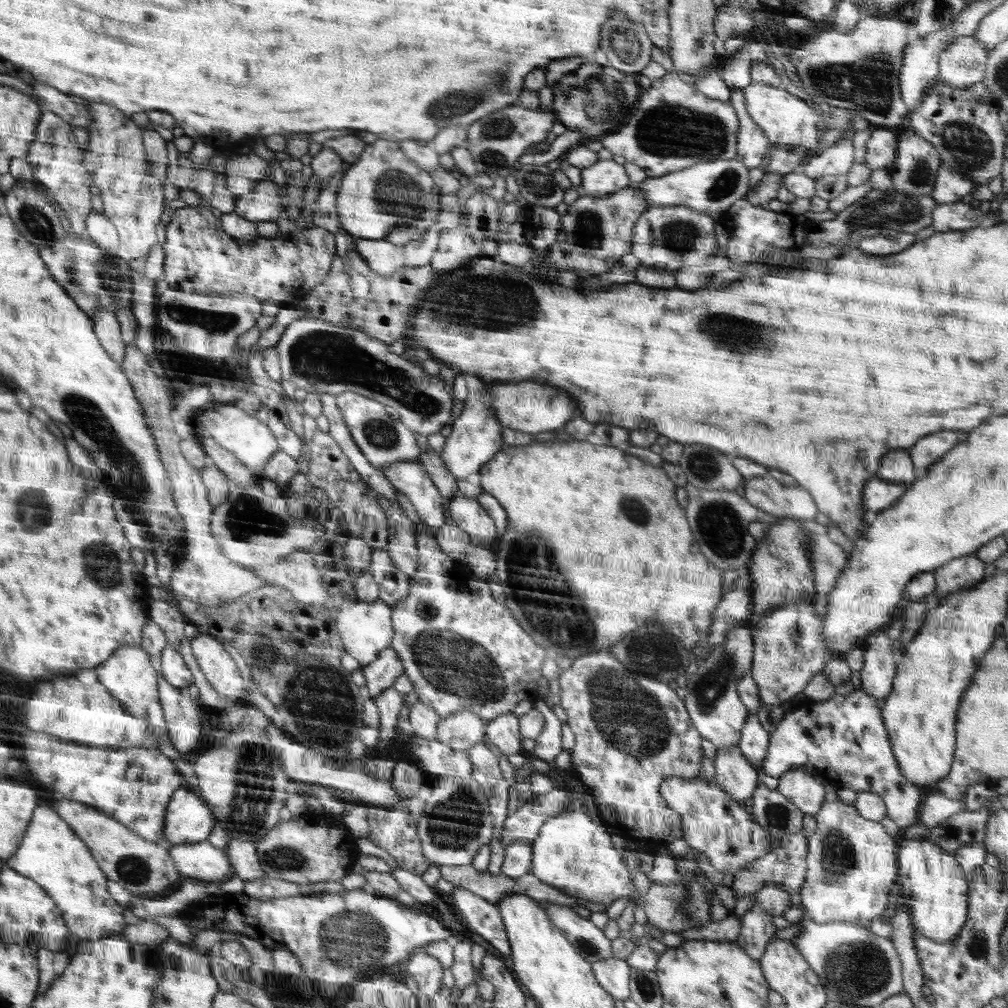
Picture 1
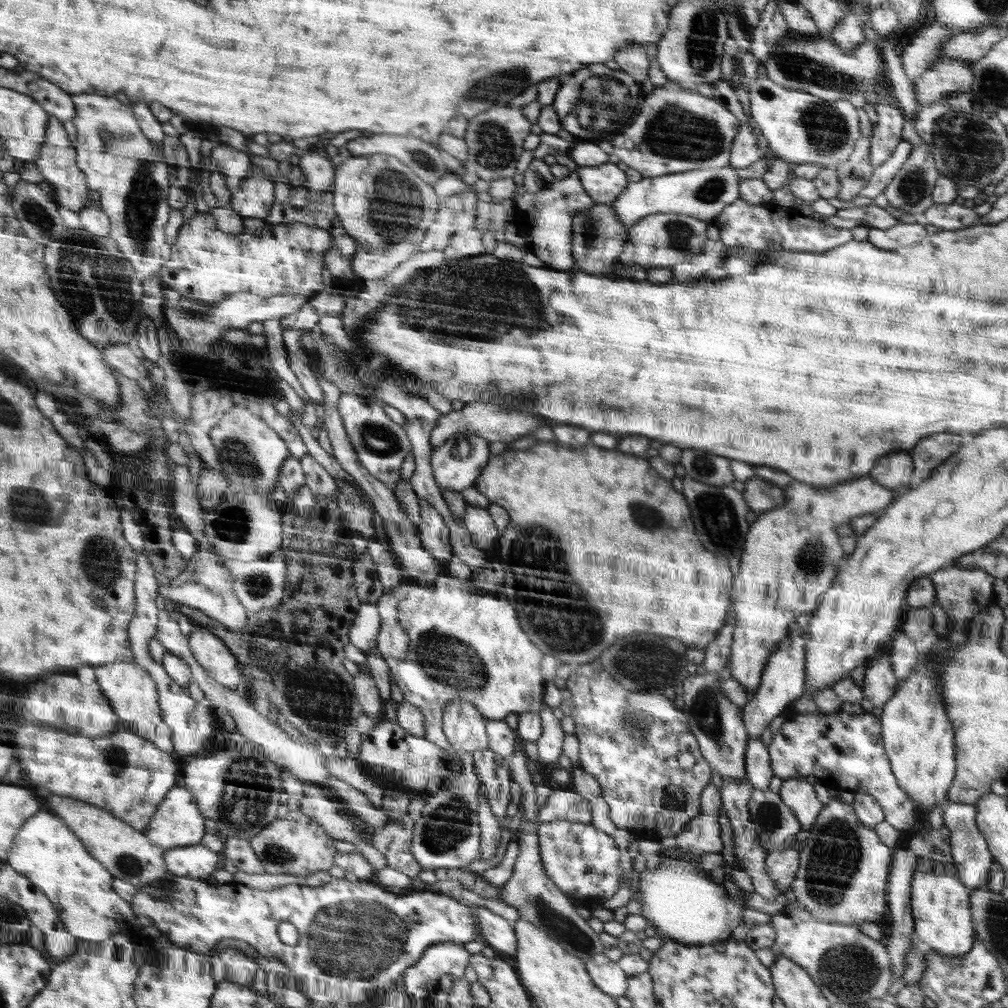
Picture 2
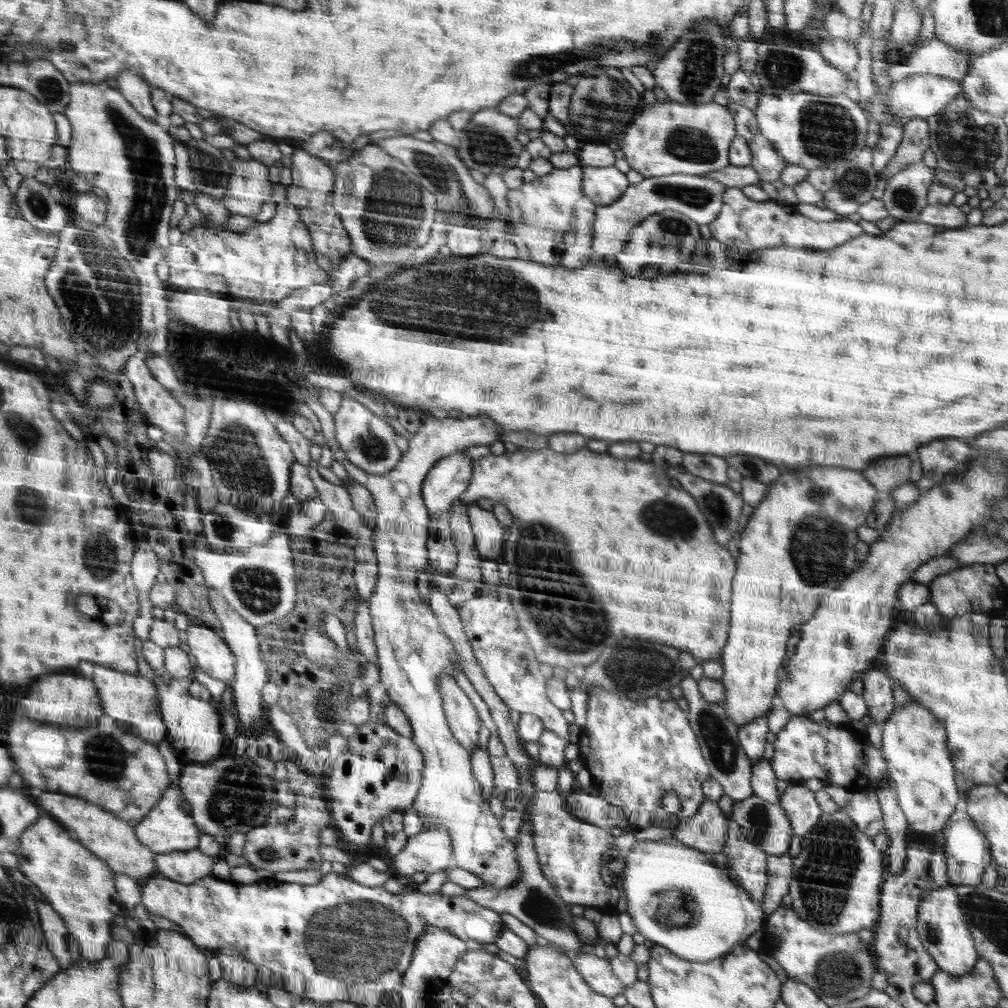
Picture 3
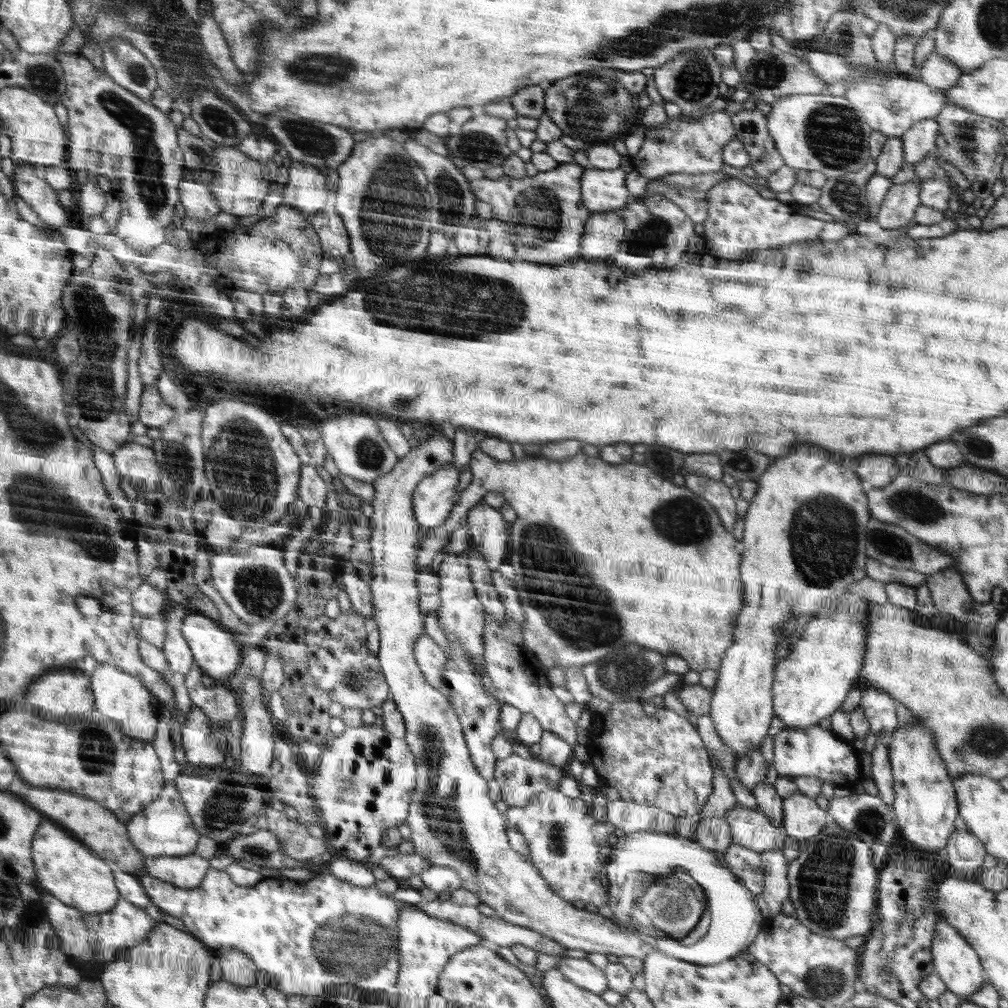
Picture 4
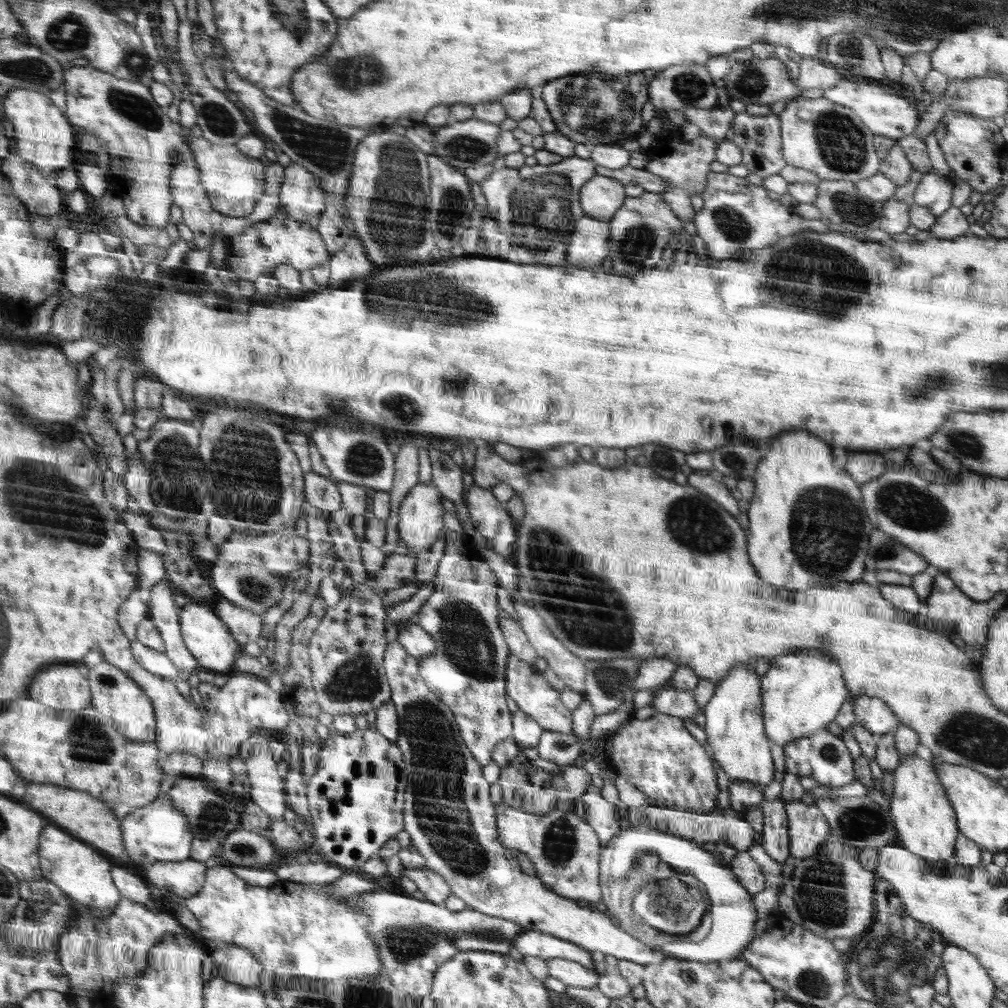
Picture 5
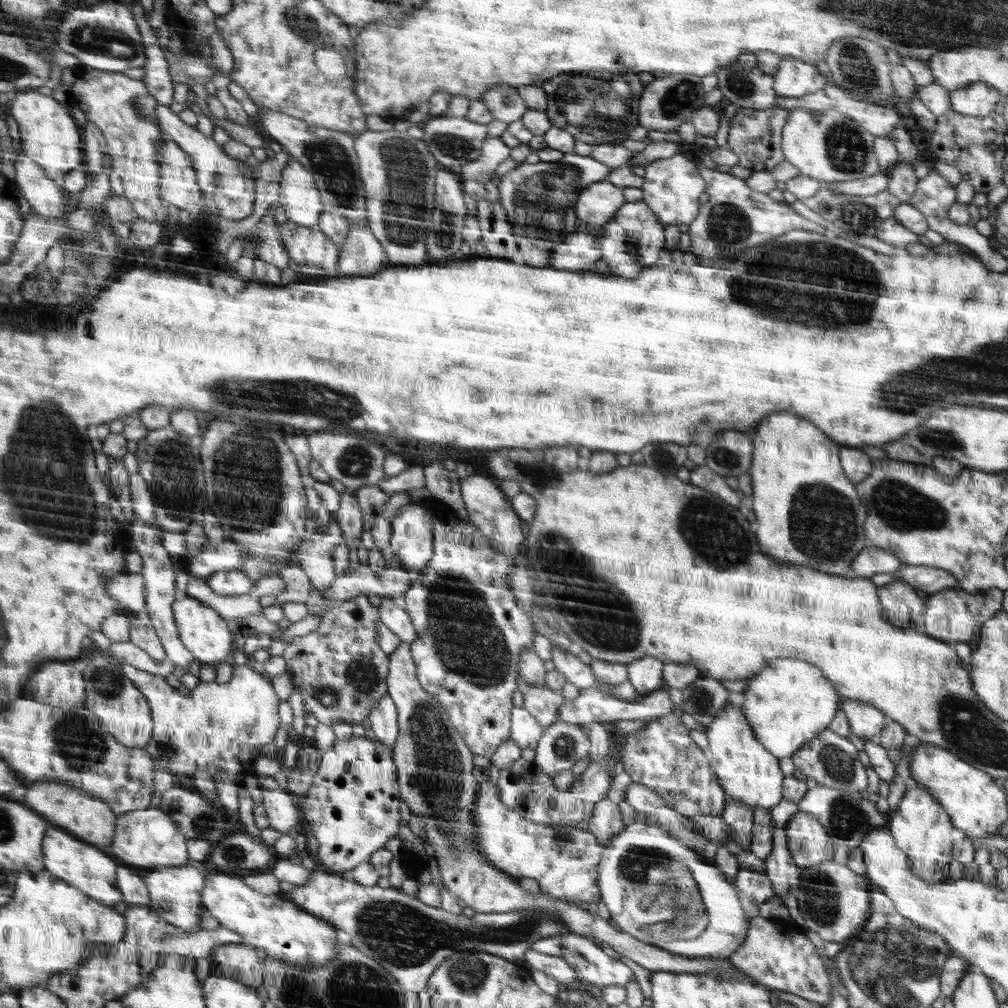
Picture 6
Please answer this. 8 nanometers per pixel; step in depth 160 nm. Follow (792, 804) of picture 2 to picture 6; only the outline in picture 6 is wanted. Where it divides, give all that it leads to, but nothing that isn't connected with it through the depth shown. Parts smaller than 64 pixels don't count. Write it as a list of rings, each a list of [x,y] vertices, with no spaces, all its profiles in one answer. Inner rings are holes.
[[[797,811],[784,829],[790,854],[800,869],[812,868],[832,859],[834,844],[830,834],[813,814]]]

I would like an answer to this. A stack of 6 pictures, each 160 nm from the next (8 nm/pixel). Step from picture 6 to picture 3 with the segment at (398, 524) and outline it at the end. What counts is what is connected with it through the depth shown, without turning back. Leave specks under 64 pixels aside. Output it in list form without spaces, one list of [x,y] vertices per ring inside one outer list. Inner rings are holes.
[[[464,451],[450,454],[439,461],[424,480],[421,493],[432,521],[450,510],[455,504],[454,500],[465,494],[464,490],[471,484],[474,459],[468,458]]]

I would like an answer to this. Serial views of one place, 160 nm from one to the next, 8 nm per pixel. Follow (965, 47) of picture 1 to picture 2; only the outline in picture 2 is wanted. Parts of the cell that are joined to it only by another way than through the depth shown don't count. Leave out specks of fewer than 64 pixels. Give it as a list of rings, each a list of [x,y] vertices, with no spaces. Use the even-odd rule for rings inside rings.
[[[944,59],[928,69],[918,81],[912,82],[919,108],[946,95],[966,92],[972,83],[971,66],[958,59]]]

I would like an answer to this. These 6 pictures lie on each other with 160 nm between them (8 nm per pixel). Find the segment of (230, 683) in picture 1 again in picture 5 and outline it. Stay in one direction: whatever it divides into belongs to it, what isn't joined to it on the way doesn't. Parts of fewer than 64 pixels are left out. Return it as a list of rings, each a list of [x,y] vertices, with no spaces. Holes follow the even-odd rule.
[[[194,602],[188,603],[181,609],[182,638],[194,658],[197,658],[197,663],[204,670],[209,669],[216,674],[229,674],[228,668],[232,668],[234,664],[238,644],[228,632],[228,628],[218,620],[214,609]]]

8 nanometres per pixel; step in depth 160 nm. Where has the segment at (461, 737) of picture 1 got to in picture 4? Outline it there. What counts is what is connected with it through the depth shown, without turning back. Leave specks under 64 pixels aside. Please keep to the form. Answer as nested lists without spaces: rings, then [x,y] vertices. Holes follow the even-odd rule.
[[[425,634],[415,644],[415,658],[426,680],[445,696],[449,696],[449,686],[443,681],[444,667],[448,661],[444,651]]]

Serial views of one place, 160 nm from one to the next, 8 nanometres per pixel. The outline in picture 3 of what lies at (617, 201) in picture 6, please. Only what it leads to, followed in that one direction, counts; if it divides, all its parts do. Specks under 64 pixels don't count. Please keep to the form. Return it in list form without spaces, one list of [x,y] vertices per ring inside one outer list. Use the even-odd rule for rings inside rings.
[[[583,165],[584,192],[600,208],[616,202],[629,189],[628,174],[614,165],[593,167]]]

